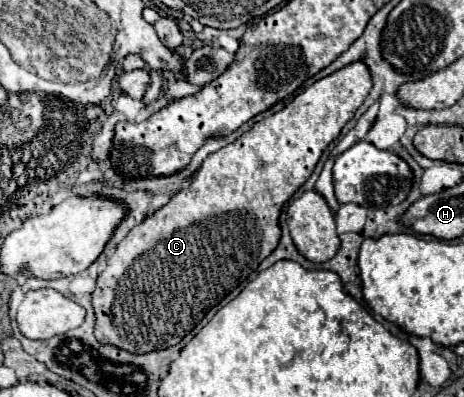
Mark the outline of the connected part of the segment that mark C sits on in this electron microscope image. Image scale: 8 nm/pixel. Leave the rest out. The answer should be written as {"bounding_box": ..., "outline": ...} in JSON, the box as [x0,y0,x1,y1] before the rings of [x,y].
{"bounding_box":[92,61,372,355],"outline":[[[360,61],[352,63],[316,81],[282,111],[258,121],[240,139],[204,159],[190,185],[182,187],[162,209],[136,225],[118,243],[114,255],[108,257],[106,269],[98,275],[92,293],[96,339],[134,355],[168,349],[180,343],[214,305],[248,279],[248,275],[276,249],[280,239],[278,217],[282,205],[312,175],[322,151],[354,117],[356,109],[368,97],[370,87],[372,79],[368,67]]]}

